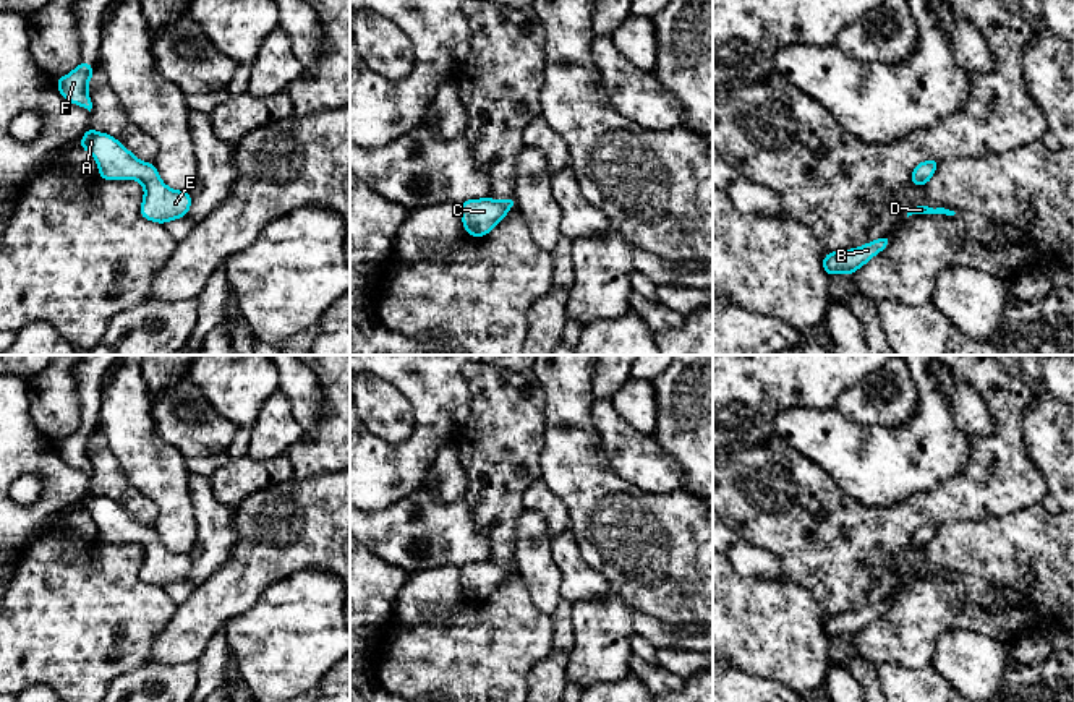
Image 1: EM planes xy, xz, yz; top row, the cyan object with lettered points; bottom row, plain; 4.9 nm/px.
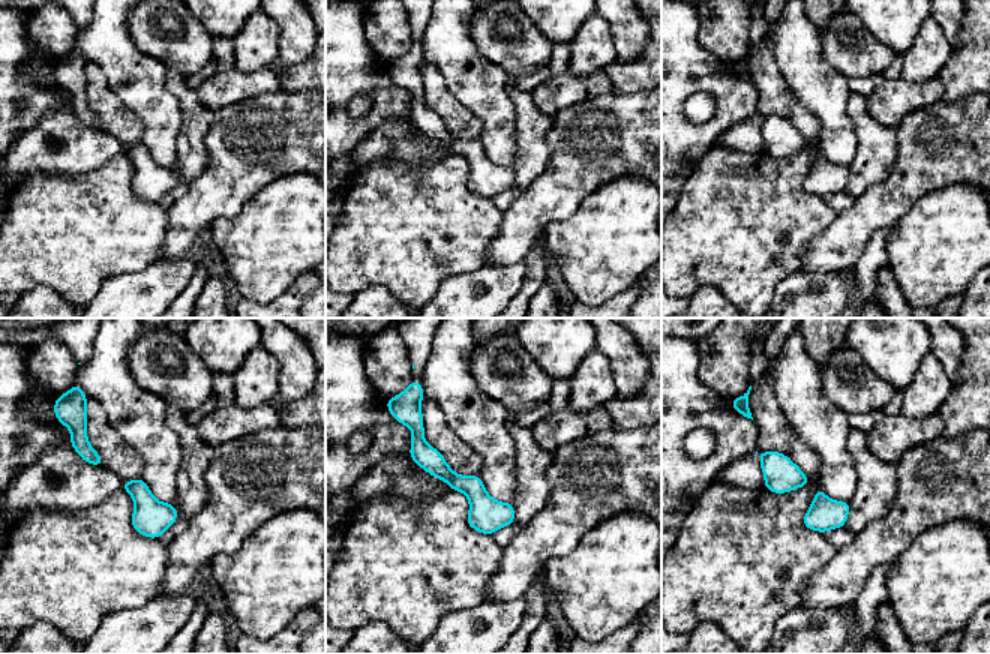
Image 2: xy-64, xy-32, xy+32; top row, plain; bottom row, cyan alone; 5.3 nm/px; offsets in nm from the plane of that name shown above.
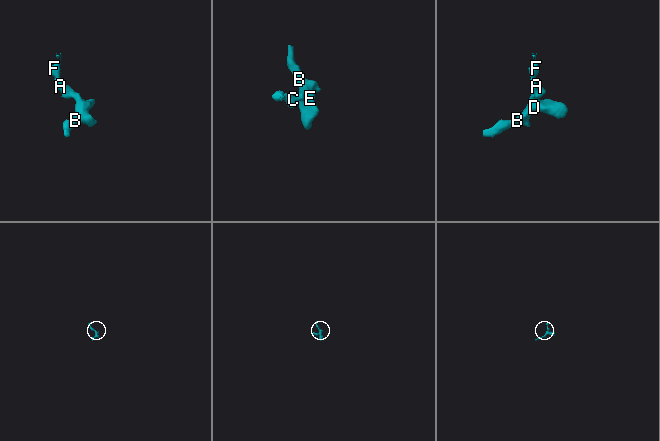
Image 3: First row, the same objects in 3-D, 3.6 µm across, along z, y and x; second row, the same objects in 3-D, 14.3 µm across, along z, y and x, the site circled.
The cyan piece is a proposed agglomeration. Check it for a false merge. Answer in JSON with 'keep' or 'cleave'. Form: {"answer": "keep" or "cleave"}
{"answer": "keep"}

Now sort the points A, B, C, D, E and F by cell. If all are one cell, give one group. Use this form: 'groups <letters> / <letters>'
groups A B C D E F

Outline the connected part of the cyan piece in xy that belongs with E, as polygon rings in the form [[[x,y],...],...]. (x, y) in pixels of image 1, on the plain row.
[[[89,488],[79,509],[91,516],[99,529],[102,543],[138,543],[144,550],[139,577],[146,584],[165,587],[188,579],[191,558],[168,551],[159,540],[154,525],[141,525],[118,503],[107,496],[94,494]]]

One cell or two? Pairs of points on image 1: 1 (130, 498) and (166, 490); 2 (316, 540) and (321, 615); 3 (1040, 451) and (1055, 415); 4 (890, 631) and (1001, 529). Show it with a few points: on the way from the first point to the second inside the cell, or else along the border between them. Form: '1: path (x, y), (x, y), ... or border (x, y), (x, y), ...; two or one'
1: border (120, 466), (125, 477), (156, 505), (154, 524); two
2: border (332, 573), (319, 569), (295, 571), (282, 579); two
3: path (1044, 443), (1044, 427), (1047, 423); one
4: path (920, 613), (927, 607), (938, 605), (984, 560); one

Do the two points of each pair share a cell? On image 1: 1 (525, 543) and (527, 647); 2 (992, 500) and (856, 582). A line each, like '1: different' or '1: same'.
1: different
2: same

